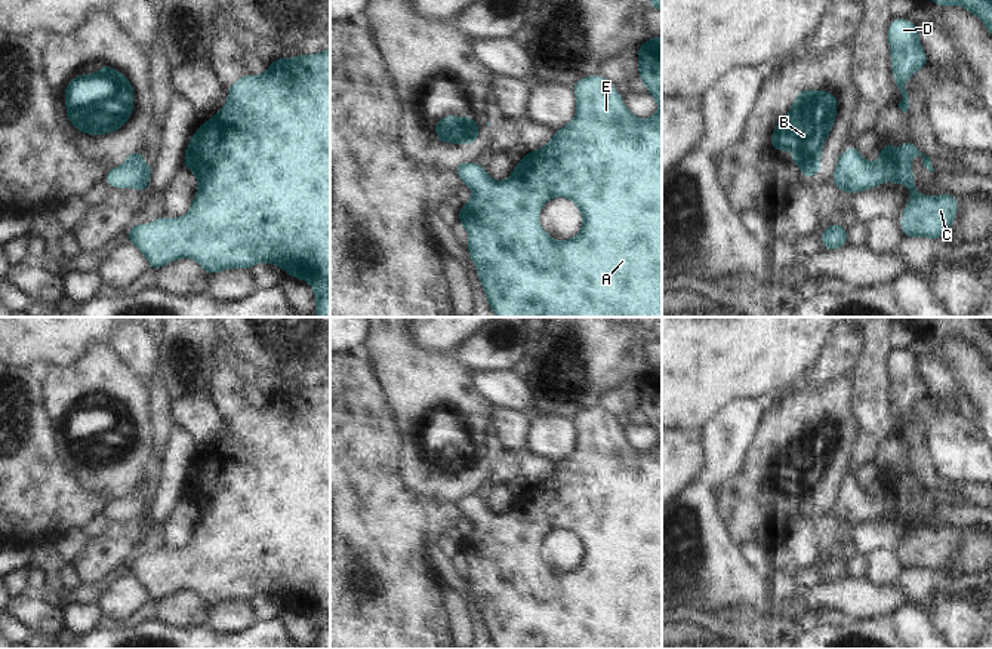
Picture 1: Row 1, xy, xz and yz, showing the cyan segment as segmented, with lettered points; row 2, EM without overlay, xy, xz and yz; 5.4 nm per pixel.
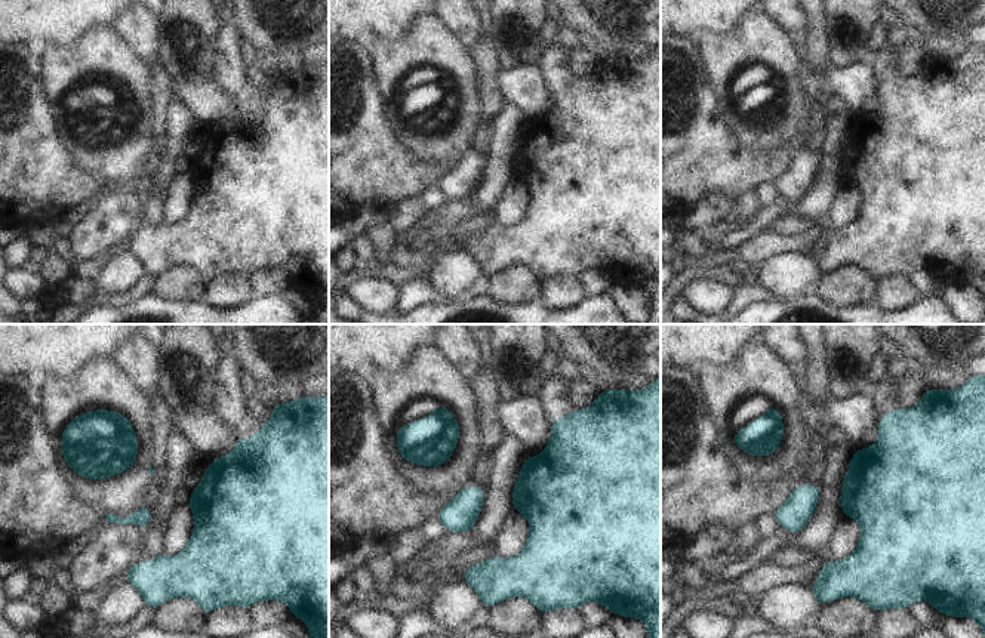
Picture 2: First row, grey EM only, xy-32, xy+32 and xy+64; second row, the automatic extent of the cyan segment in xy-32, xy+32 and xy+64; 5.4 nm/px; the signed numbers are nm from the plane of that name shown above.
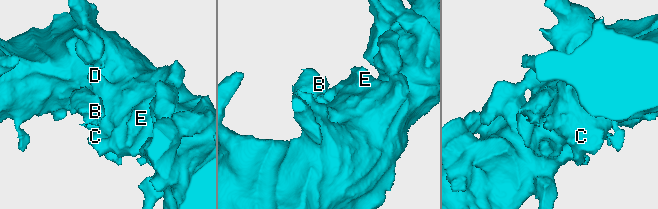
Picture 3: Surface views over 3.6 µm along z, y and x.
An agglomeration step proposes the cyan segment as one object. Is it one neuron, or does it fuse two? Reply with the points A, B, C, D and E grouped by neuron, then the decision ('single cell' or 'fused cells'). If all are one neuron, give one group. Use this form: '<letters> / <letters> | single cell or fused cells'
A C D E / B | fused cells

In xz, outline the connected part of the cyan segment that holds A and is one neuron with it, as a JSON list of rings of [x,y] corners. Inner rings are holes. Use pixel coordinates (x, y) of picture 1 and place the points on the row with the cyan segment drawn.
[[[650,37],[638,46],[638,77],[647,86],[647,93],[659,104],[659,111],[653,117],[637,119],[628,111],[613,83],[600,74],[588,76],[572,87],[577,99],[576,117],[566,127],[554,129],[555,136],[548,145],[526,153],[523,160],[514,164],[514,170],[505,182],[492,179],[483,164],[468,162],[455,170],[462,184],[472,188],[472,199],[458,210],[458,216],[469,236],[466,250],[475,264],[483,290],[496,317],[662,317],[662,37]],[[551,197],[567,197],[579,207],[583,222],[576,237],[554,242],[539,225],[540,207]]]

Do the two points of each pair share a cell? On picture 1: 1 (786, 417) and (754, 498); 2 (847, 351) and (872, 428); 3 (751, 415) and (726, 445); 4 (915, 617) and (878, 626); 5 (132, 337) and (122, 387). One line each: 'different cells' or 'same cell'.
1: same cell
2: different cells
3: same cell
4: different cells
5: different cells

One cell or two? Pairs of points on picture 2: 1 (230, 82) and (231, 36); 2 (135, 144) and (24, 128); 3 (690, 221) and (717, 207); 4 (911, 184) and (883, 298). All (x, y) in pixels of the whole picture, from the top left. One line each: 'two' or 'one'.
1: one
2: two
3: one
4: two

